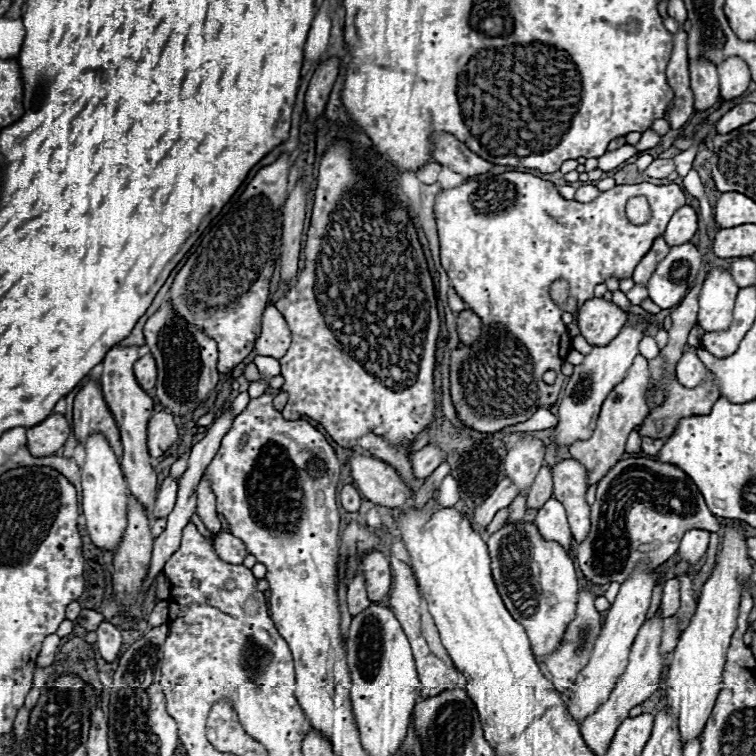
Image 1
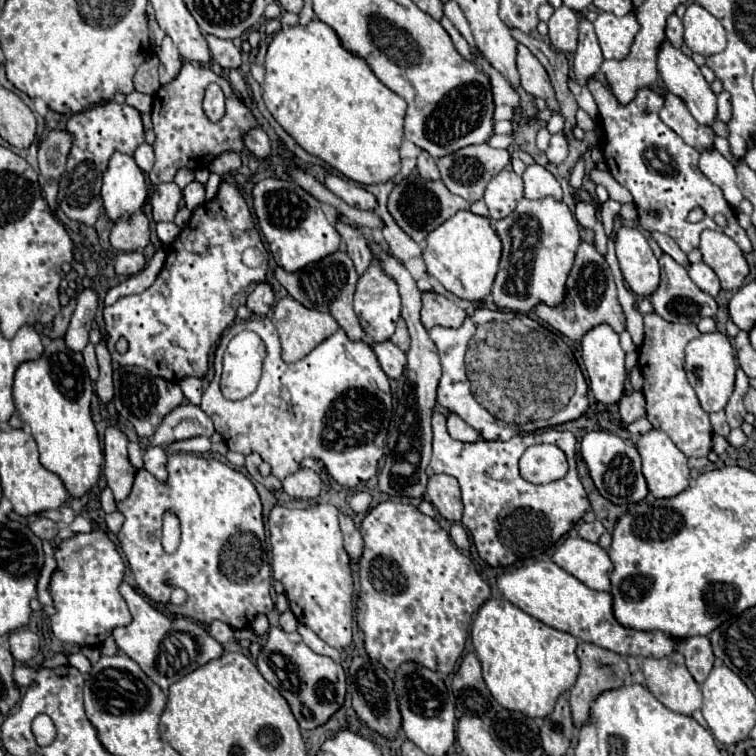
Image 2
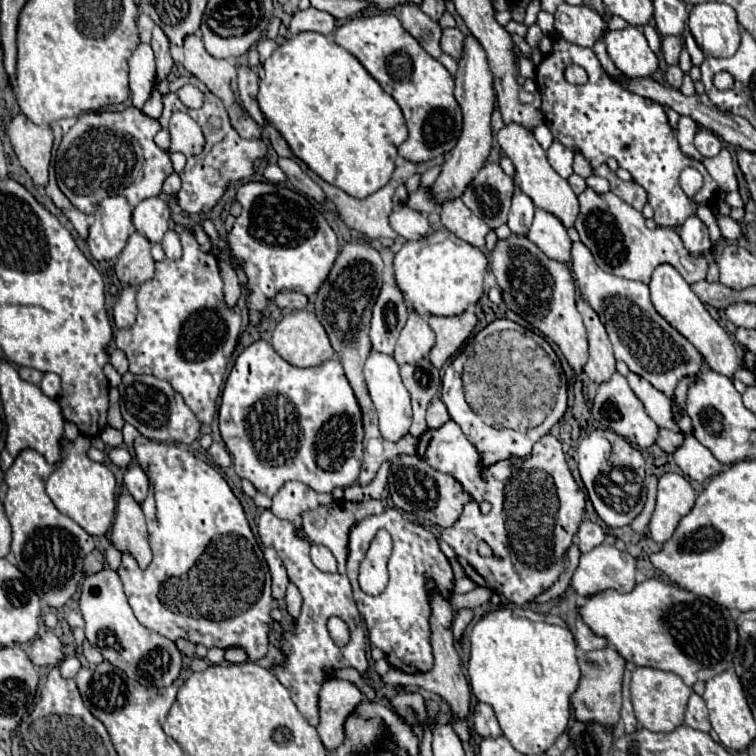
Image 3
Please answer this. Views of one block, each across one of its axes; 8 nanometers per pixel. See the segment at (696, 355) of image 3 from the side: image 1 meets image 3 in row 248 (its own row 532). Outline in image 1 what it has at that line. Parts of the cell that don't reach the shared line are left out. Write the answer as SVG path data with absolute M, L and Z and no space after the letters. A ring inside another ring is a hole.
M562 460L552 468L554 476L554 498L566 508L572 536L576 542L584 542L590 532L590 506L586 502L588 478L586 468L574 460Z

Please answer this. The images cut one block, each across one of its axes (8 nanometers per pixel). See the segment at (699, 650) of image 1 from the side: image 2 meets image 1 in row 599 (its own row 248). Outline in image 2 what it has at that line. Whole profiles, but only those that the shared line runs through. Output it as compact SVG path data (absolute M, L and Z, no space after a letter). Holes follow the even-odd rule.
M704 230L700 238L700 252L702 260L720 278L722 290L738 290L750 274L750 266L744 258L744 252L724 232Z

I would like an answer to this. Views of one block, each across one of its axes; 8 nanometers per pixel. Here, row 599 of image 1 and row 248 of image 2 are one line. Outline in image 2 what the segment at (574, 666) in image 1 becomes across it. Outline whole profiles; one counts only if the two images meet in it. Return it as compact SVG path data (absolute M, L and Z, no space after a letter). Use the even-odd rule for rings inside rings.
M582 242L578 246L576 262L574 262L574 268L568 276L566 290L568 290L568 296L566 296L562 306L556 306L556 308L548 308L544 304L536 306L536 314L542 320L546 320L550 326L554 326L558 332L562 332L570 340L578 342L578 340L582 340L582 336L588 330L592 330L598 324L608 324L616 334L620 334L624 330L624 322L622 322L624 314L622 314L622 308L618 304L614 276L610 272L610 266L606 264L604 256L594 248L594 244Z

